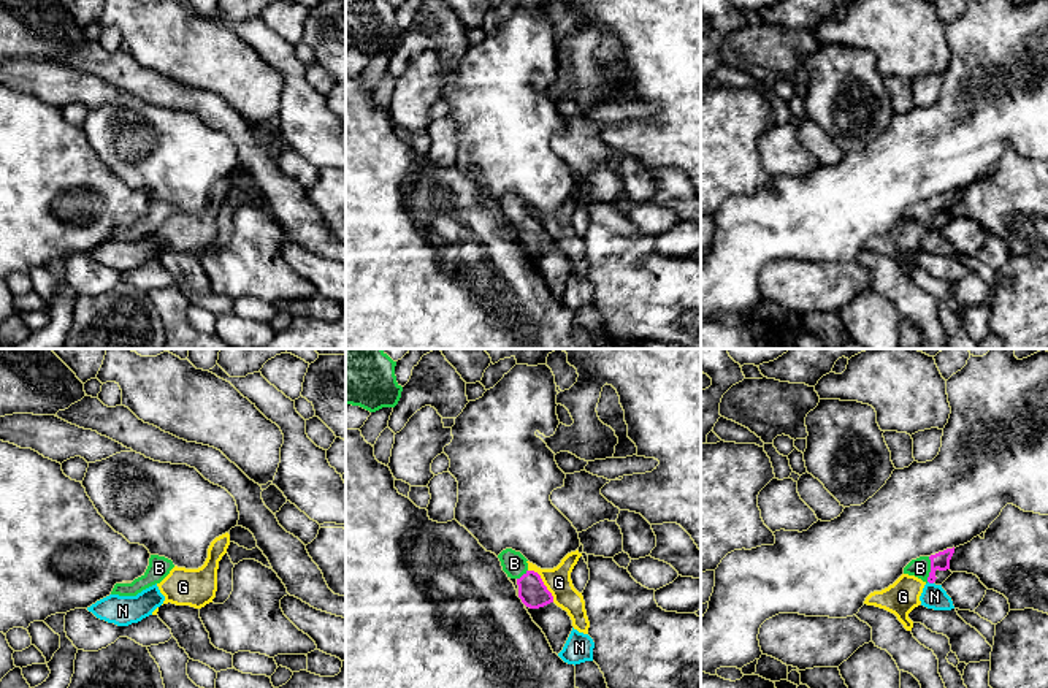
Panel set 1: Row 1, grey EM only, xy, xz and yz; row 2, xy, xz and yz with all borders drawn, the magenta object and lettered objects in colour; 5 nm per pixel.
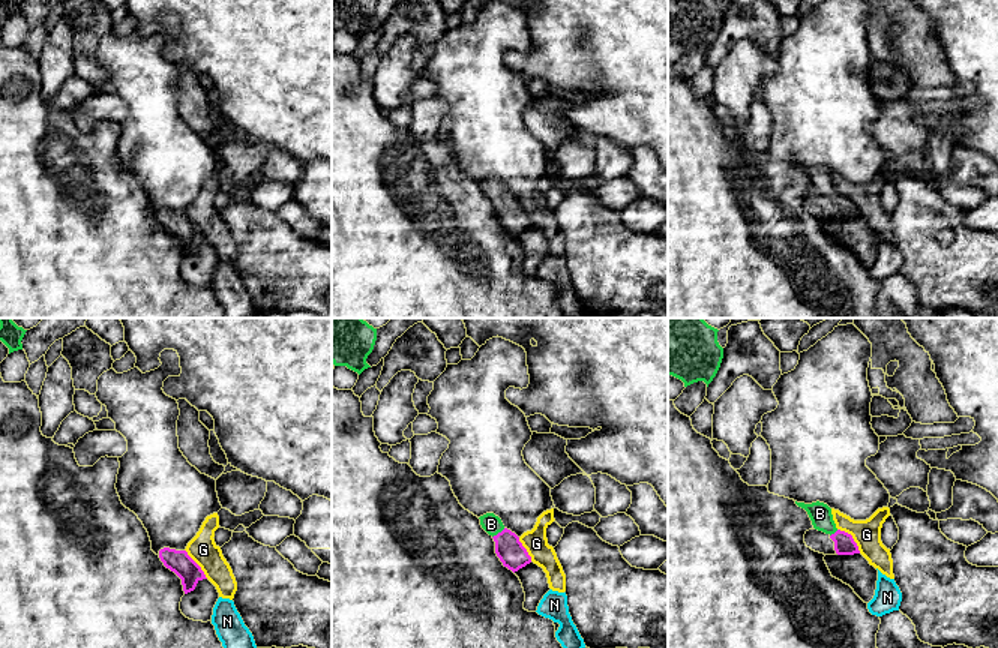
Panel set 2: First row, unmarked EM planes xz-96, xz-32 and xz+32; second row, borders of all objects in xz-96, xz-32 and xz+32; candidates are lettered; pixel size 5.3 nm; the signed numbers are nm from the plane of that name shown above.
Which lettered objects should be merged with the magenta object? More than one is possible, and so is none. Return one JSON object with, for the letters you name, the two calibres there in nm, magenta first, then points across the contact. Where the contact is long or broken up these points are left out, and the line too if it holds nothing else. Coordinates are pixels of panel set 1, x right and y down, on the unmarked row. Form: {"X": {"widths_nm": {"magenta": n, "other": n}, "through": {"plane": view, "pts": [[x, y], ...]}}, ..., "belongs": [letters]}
{"B": {"widths_nm": {"magenta": 90, "other": 100}, "through": {"plane": "yz", "pts": [[940, 205], [931, 214], [920, 213]]}}, "belongs": ["B"]}

